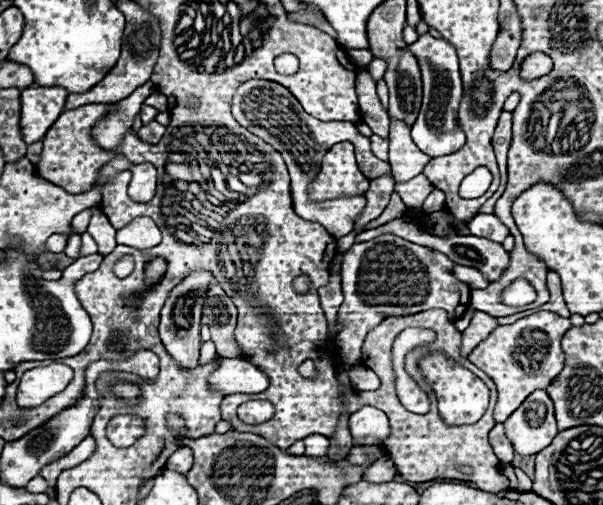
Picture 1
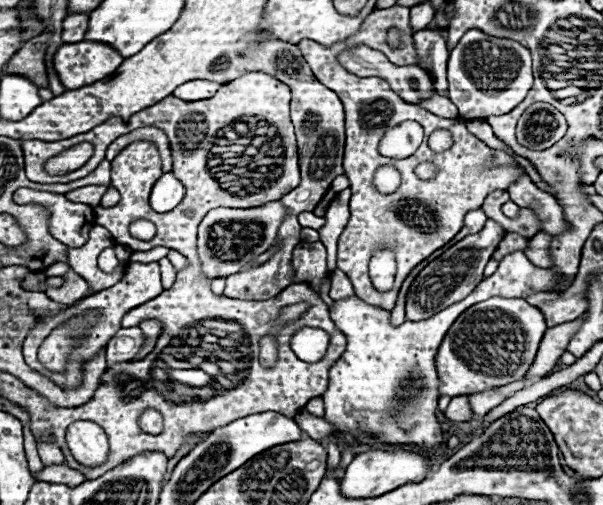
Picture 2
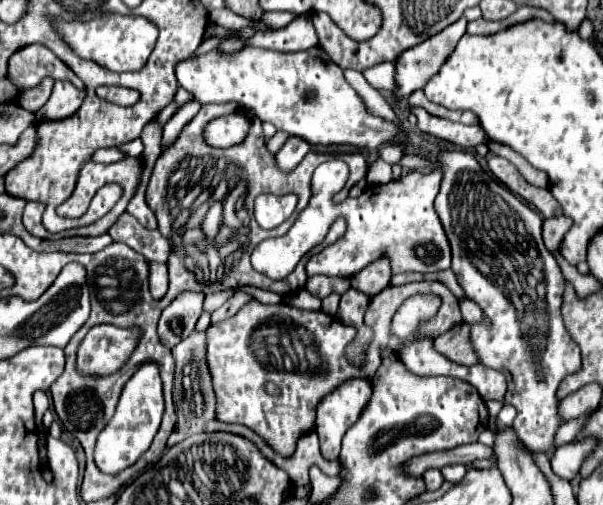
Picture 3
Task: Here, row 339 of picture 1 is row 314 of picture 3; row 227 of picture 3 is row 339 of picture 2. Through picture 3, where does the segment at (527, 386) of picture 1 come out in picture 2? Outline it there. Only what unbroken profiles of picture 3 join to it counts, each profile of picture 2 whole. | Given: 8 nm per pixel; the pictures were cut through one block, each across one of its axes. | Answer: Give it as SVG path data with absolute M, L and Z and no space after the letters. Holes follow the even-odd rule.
M492 296L470 306L458 316L438 348L436 372L440 394L472 394L522 380L534 362L544 332L546 320L542 312L522 298Z

